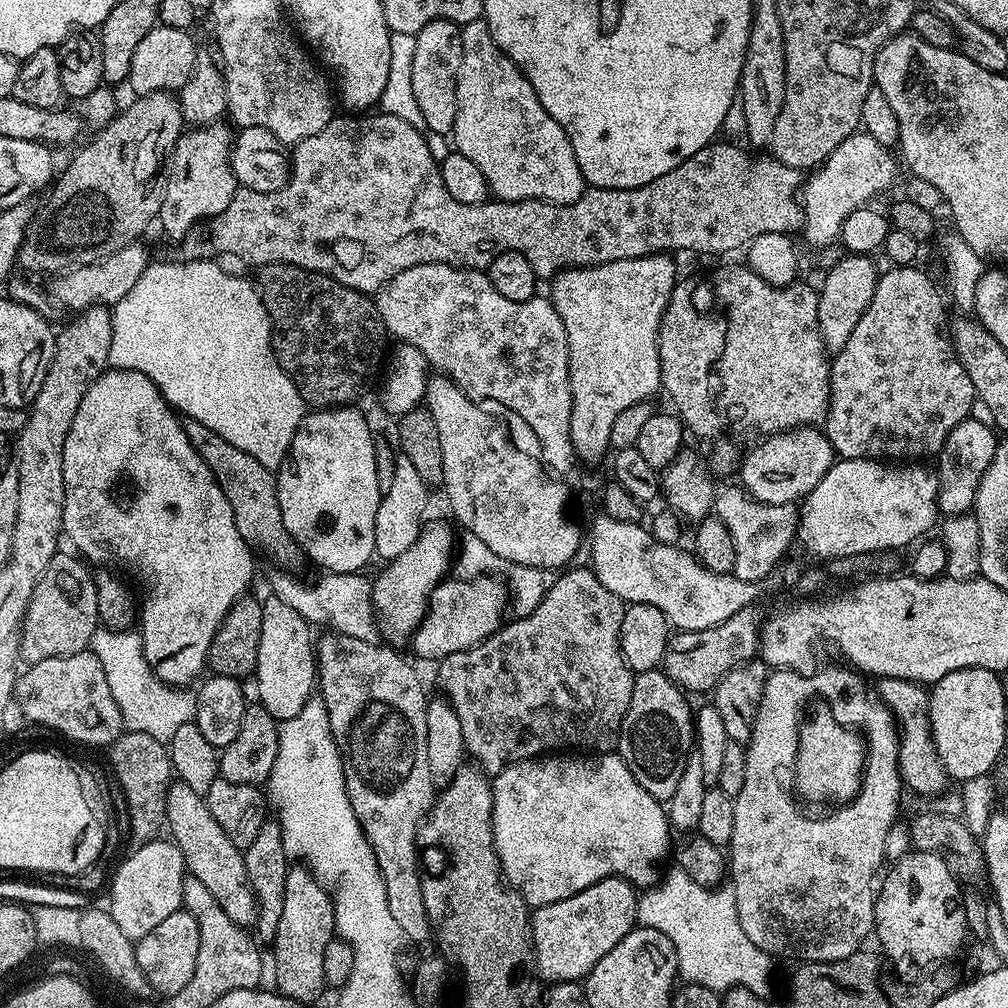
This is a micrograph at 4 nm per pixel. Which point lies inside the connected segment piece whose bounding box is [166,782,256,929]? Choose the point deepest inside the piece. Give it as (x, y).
(208, 855)

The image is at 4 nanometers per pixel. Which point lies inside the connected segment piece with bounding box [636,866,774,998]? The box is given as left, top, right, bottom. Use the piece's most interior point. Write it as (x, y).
(711, 949)

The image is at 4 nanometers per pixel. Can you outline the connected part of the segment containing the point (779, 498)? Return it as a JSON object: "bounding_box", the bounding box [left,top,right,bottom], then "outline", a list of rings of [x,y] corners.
{"bounding_box":[738,426,838,504],"outline":[[[816,426],[774,432],[759,441],[749,452],[743,453],[738,469],[738,480],[748,495],[763,504],[796,504],[826,478],[826,470],[838,457],[828,437]]]}

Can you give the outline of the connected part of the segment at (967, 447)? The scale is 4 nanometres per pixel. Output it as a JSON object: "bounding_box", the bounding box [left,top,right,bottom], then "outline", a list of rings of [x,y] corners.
{"bounding_box":[936,418,997,516],"outline":[[[969,418],[958,422],[950,434],[946,434],[946,442],[938,454],[940,468],[936,472],[938,482],[937,509],[944,516],[962,516],[973,511],[980,485],[980,475],[988,469],[988,463],[997,455],[996,436],[991,423]]]}

